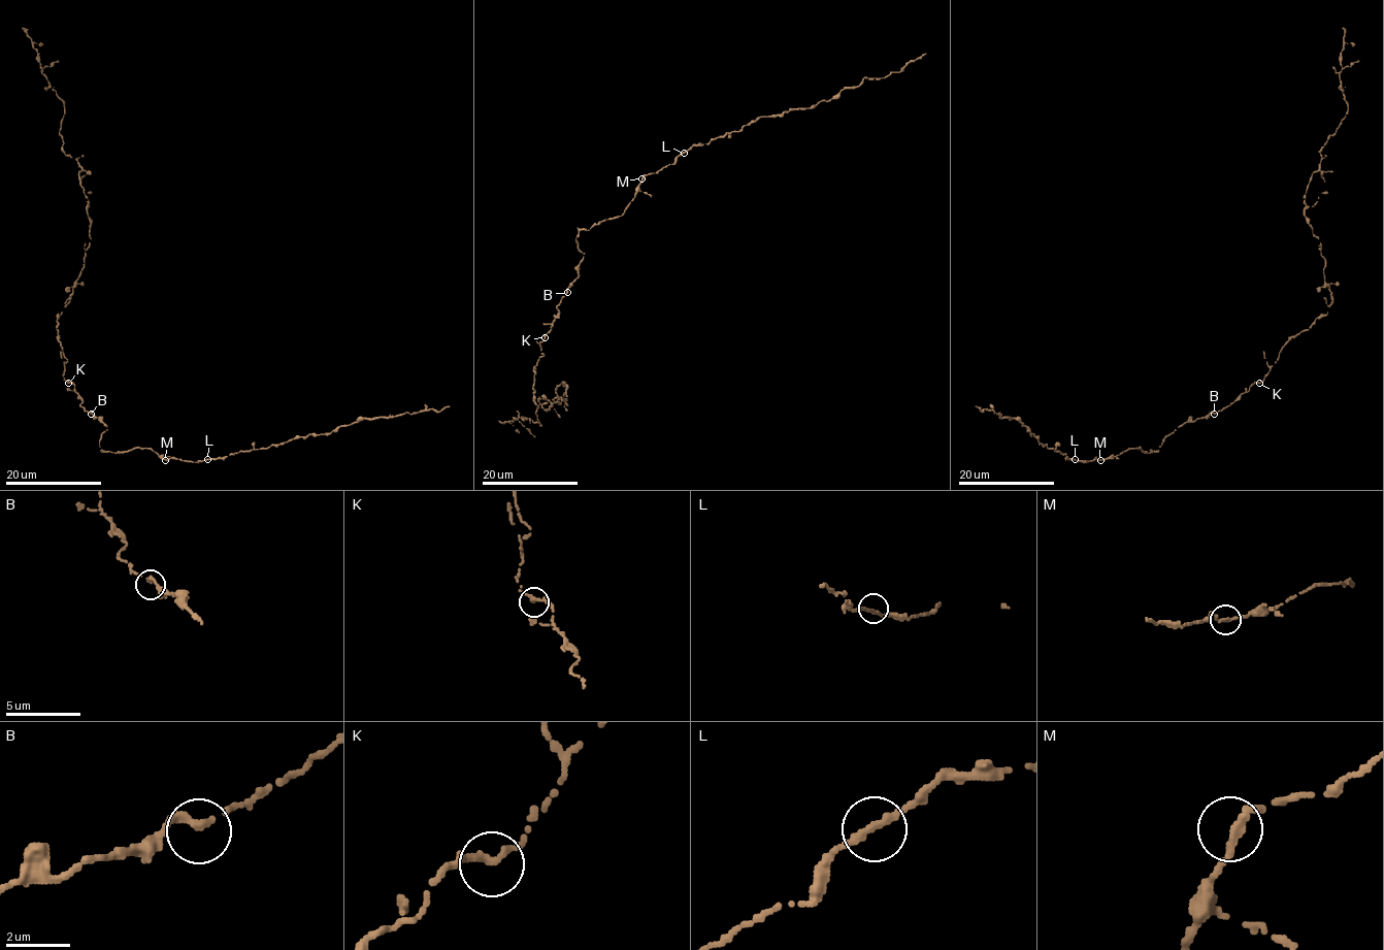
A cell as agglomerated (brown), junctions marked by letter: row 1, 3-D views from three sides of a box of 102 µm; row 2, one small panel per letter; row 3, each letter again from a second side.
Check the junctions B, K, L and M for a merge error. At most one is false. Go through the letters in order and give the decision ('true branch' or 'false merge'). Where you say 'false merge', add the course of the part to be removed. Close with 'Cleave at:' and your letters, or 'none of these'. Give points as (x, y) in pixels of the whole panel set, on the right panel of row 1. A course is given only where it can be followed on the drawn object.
B: true branch
K: true branch
L: true branch
M: true branch
Cleave at: none of these

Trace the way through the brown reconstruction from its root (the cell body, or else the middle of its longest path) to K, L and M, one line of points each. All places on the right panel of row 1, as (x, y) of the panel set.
K: (1214, 413), (1229, 405), (1253, 384), (1258, 383)
L: (1214, 413), (1181, 425), (1155, 452), (1132, 448), (1104, 460), (1075, 459)
M: (1214, 413), (1181, 425), (1164, 437), (1155, 452), (1146, 453), (1132, 448), (1100, 460)

